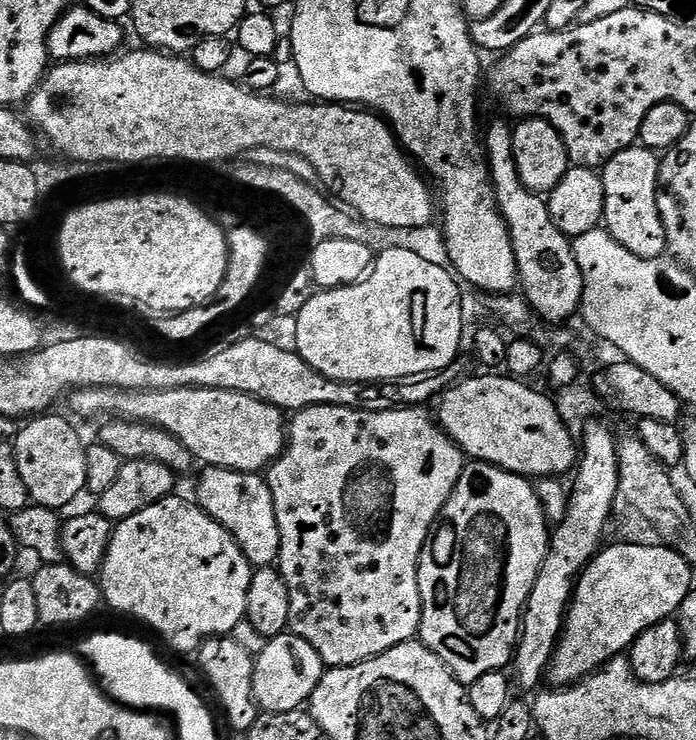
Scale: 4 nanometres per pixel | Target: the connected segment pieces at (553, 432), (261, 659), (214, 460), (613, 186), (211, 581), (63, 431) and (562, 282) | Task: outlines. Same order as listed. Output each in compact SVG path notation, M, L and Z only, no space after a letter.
M480 374L461 379L440 393L438 423L444 433L464 451L465 457L495 464L505 472L515 472L525 478L560 478L563 472L571 473L578 460L578 444L574 435L559 416L555 403L540 392L527 388L525 381L507 374Z
M291 634L275 636L273 640L265 643L262 654L254 657L252 693L256 705L265 713L295 712L303 709L311 701L325 671L326 665L322 662L318 650L310 646L310 642Z
M78 388L67 397L66 403L76 416L108 416L136 420L166 430L201 465L213 468L229 468L235 472L263 473L284 452L286 443L286 416L273 404L262 402L253 396L217 388L179 388L157 392L121 392L119 388Z
M633 146L614 154L602 169L606 190L603 227L638 258L661 258L670 248L670 232L664 229L660 200L656 197L656 191L662 188L660 161L661 157L652 149Z
M179 494L164 496L138 510L138 514L119 521L112 529L98 583L105 605L109 604L124 616L141 620L174 651L195 653L205 640L229 635L238 622L246 619L246 594L250 594L254 569L231 534L203 512L199 504L188 500Z
M41 414L29 419L25 423L28 425L25 428L23 425L17 431L14 447L18 458L18 471L22 473L22 479L26 482L31 503L41 504L43 508L61 510L60 508L66 507L79 492L83 493L86 489L86 444L85 441L80 441L79 434L62 417L52 415Z
M496 120L483 133L482 143L488 158L488 173L496 204L508 227L510 242L514 246L518 288L541 320L557 326L574 317L580 311L580 299L584 283L582 270L578 270L578 258L574 258L572 240L550 218L548 201L541 193L531 192L518 174L518 162L514 162L513 125Z

